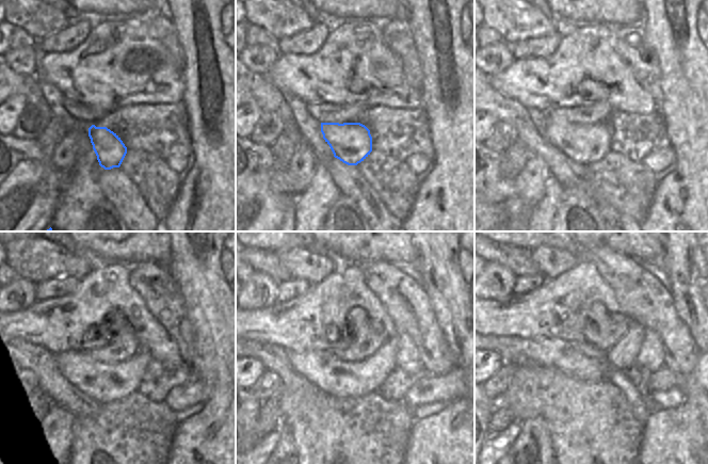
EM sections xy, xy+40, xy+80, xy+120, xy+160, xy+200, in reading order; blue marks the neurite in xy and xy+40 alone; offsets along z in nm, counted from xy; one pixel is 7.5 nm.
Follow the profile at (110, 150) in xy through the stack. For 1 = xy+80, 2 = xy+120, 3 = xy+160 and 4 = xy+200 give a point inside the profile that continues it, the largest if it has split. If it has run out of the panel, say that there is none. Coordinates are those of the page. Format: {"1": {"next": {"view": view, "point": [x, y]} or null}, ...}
{"1": {"next": {"view": "xy+80", "point": [585, 144]}}, "2": {"next": {"view": "xy+120", "point": [103, 382]}}, "3": {"next": {"view": "xy+160", "point": [333, 376]}}, "4": {"next": {"view": "xy+200", "point": [621, 356]}}}

